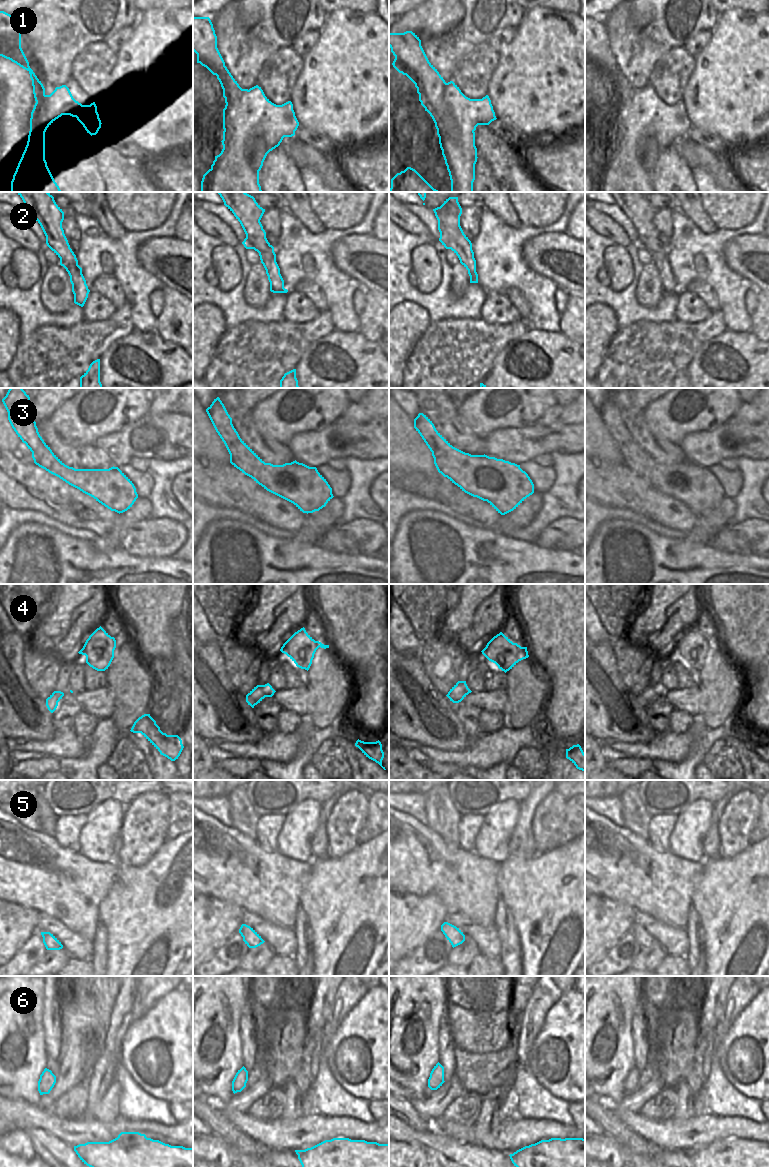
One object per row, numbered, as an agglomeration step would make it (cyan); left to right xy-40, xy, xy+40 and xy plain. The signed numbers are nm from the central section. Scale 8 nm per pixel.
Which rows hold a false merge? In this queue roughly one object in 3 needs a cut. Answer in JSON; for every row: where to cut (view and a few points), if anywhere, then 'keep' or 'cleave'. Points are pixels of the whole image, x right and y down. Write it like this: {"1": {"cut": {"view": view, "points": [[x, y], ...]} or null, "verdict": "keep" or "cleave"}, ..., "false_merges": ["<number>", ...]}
{"1": {"cut": {"view": "xy", "points": [[283, 118], [273, 120], [251, 142], [248, 158], [258, 171]]}, "verdict": "cleave"}, "2": {"cut": {"view": "xy", "points": [[262, 228], [256, 232], [256, 240], [252, 244], [253, 248]]}, "verdict": "cleave"}, "3": {"cut": null, "verdict": "keep"}, "4": {"cut": null, "verdict": "keep"}, "5": {"cut": null, "verdict": "keep"}, "6": {"cut": null, "verdict": "keep"}, "false_merges": ["1", "2"]}

